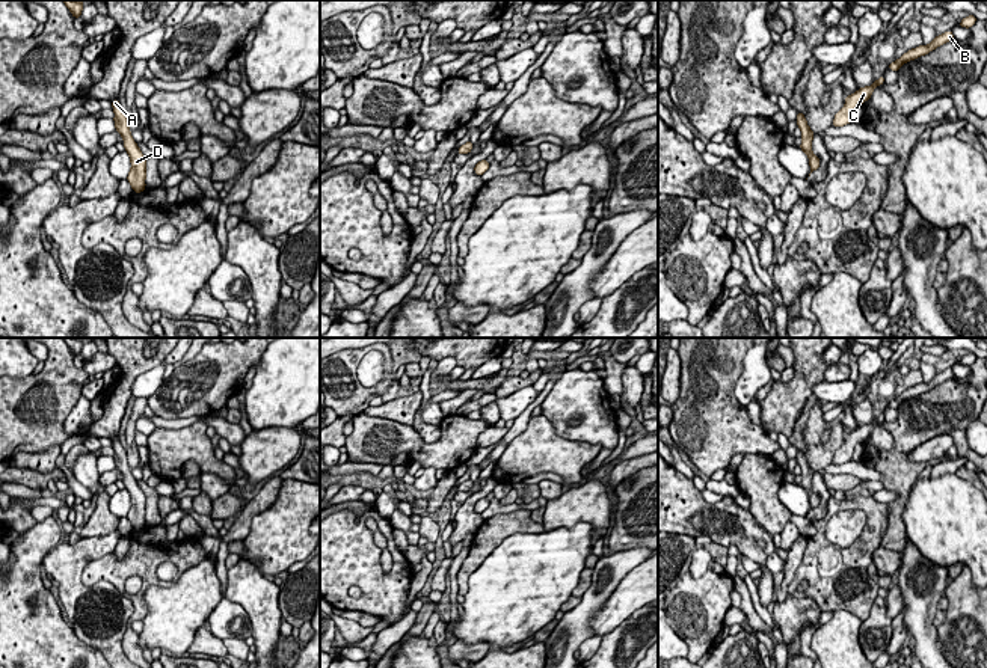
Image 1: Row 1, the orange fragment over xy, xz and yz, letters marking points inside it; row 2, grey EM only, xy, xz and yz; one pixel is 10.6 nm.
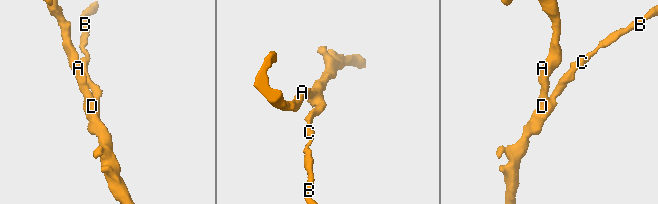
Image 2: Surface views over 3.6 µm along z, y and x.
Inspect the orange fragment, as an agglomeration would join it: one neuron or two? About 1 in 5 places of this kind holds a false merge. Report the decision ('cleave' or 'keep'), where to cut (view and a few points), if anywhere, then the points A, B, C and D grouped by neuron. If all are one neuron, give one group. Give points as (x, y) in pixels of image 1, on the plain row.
keep; no cut; A B C D

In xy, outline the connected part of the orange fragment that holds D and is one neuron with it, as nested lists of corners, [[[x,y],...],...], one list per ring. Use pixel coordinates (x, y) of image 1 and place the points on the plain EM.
[[[118,437],[110,439],[115,449],[115,466],[124,476],[124,486],[130,493],[131,507],[127,514],[127,519],[131,522],[134,531],[140,531],[145,528],[145,516],[146,516],[146,498],[142,489],[139,487],[137,481],[131,475],[131,469],[127,461],[127,451],[121,445]]]

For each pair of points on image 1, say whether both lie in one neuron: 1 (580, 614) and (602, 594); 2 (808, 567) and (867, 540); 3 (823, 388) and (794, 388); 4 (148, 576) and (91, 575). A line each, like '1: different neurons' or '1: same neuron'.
1: same neuron
2: same neuron
3: different neurons
4: same neuron

